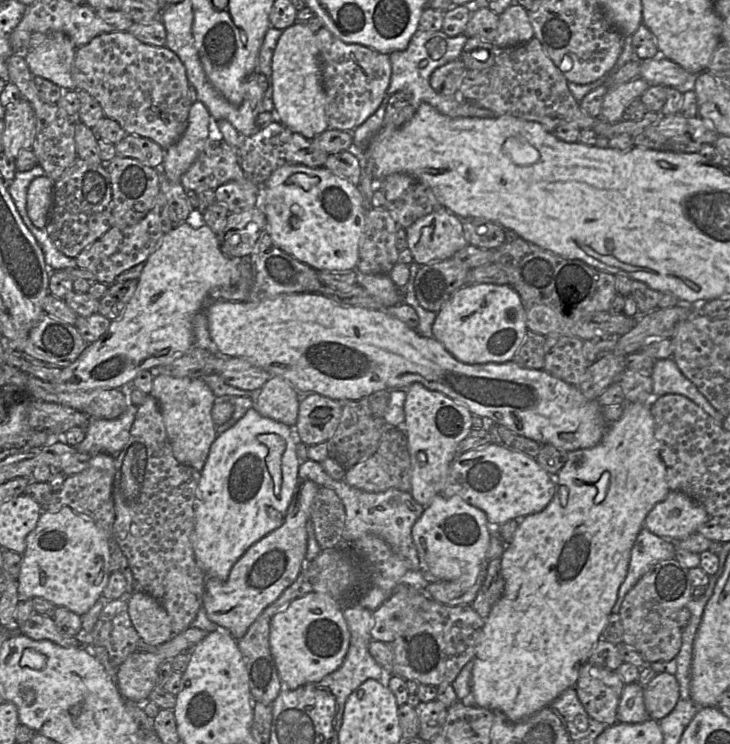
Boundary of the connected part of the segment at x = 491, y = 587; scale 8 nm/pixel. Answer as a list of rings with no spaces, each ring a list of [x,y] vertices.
[[[501,558],[486,562],[485,579],[476,598],[471,603],[472,608],[484,620],[488,617],[493,605],[500,599],[504,590],[501,575]]]

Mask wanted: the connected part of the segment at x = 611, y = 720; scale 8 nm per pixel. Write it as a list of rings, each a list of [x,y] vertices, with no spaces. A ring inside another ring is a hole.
[[[587,662],[580,670],[575,689],[588,715],[611,726],[617,722],[617,708],[624,685],[615,670]]]

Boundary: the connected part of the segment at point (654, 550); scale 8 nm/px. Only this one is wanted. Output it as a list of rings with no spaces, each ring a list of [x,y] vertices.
[[[643,527],[631,549],[627,575],[618,590],[617,600],[612,607],[612,613],[619,613],[626,594],[643,575],[660,561],[673,559],[675,556],[675,541],[661,538]]]

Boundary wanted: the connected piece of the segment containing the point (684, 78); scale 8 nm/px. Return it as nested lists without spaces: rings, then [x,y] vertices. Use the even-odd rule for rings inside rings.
[[[658,50],[654,58],[641,61],[640,76],[651,85],[682,87],[694,81],[697,75],[691,75],[671,60],[663,57]]]

